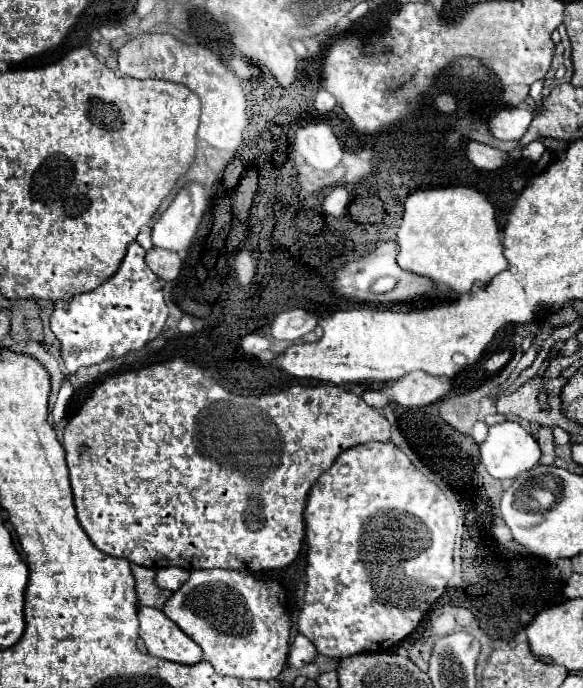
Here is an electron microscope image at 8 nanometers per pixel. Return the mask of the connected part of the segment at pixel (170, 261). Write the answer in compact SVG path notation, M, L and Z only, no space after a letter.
M150 248L146 252L146 264L150 270L162 278L162 280L174 280L180 272L182 258L174 250L164 250L164 248Z

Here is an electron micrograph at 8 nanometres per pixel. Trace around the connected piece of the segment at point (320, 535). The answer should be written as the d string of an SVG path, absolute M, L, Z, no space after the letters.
M364 442L360 446L352 446L346 452L342 452L336 462L320 474L316 484L312 486L308 494L308 502L304 508L304 524L306 524L306 596L304 596L304 608L296 618L296 630L304 634L322 656L330 658L346 658L358 652L372 652L372 650L390 650L396 644L400 644L404 638L408 638L418 624L422 622L424 614L430 610L430 606L444 594L448 580L454 574L452 564L452 552L454 552L454 538L456 538L456 514L450 506L444 492L428 480L414 464L412 460L394 444L394 442Z

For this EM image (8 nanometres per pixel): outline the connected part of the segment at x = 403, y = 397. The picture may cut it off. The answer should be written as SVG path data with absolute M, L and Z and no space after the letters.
M412 372L382 390L368 390L362 394L364 402L372 408L384 408L388 402L398 402L406 408L422 408L438 402L452 388L452 378L430 376L424 372Z

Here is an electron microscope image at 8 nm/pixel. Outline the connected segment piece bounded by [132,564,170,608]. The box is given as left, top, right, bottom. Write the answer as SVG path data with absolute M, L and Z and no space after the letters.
M132 564L132 574L136 580L136 594L142 606L154 606L154 608L162 608L164 602L170 598L170 592L164 588L154 586L154 570L150 568L142 568Z

